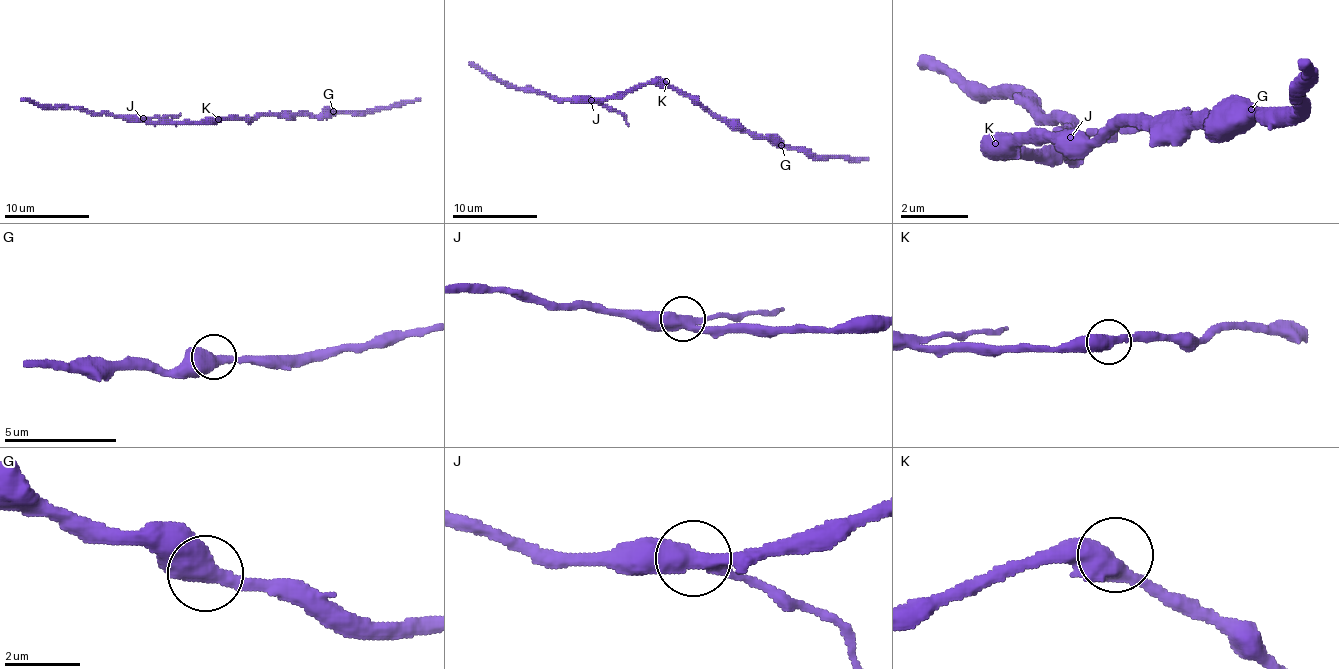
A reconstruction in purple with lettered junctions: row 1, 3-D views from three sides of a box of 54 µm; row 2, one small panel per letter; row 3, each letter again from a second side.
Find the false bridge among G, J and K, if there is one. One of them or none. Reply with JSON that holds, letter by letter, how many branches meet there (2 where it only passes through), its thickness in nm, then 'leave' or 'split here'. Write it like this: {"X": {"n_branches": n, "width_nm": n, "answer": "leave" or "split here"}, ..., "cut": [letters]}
{"G": {"n_branches": 2, "width_nm": 500, "answer": "leave"}, "J": {"n_branches": 3, "width_nm": 400, "answer": "split here"}, "K": {"n_branches": 3, "width_nm": 400, "answer": "leave"}, "cut": ["J"]}

